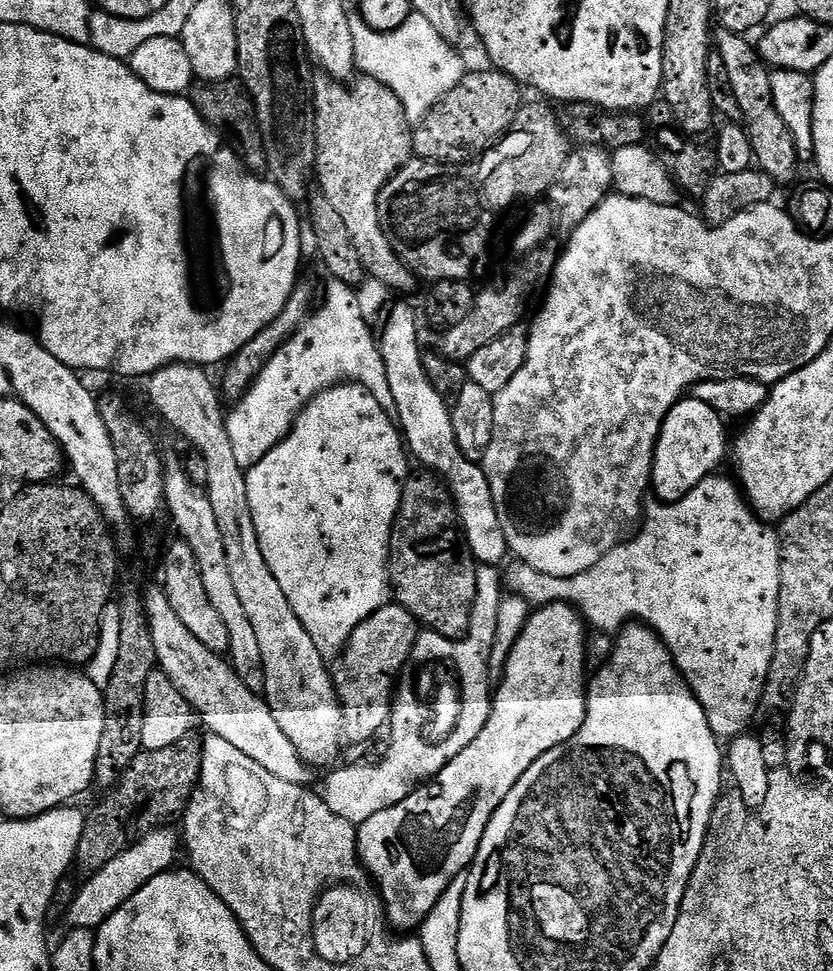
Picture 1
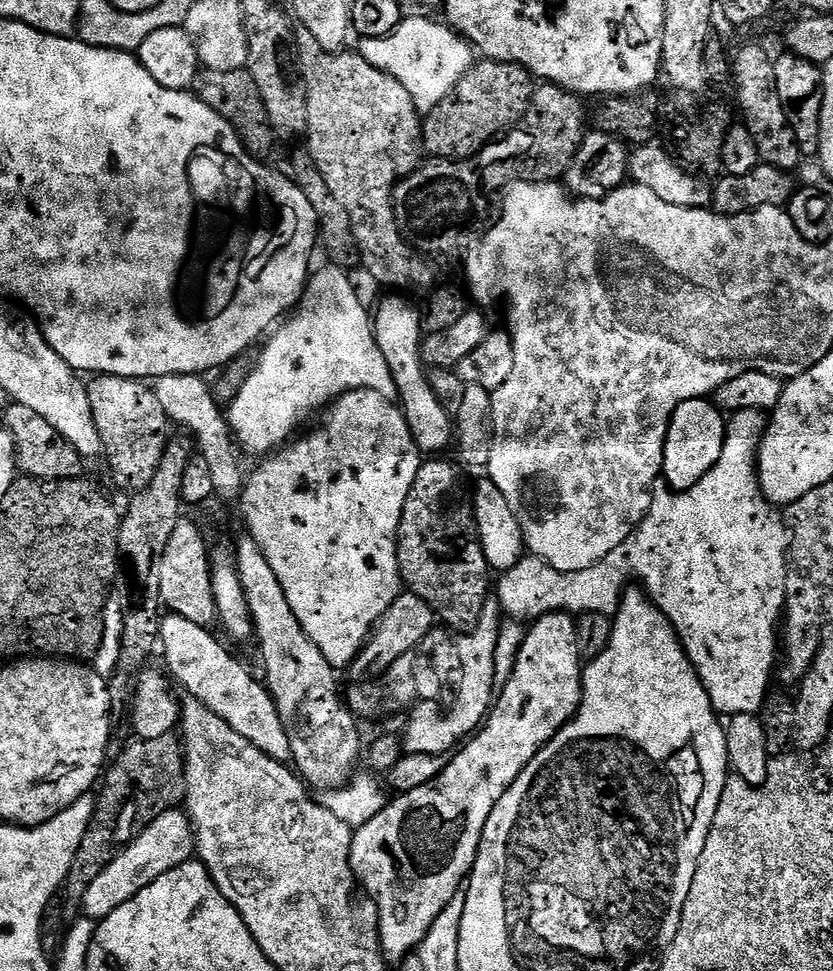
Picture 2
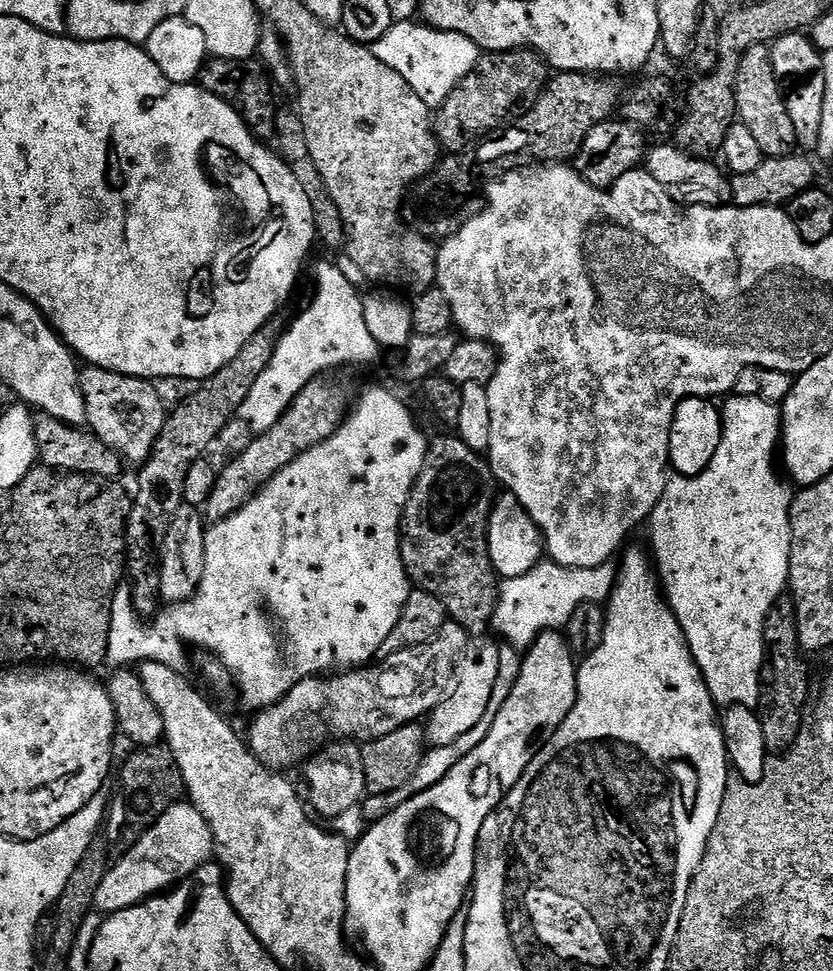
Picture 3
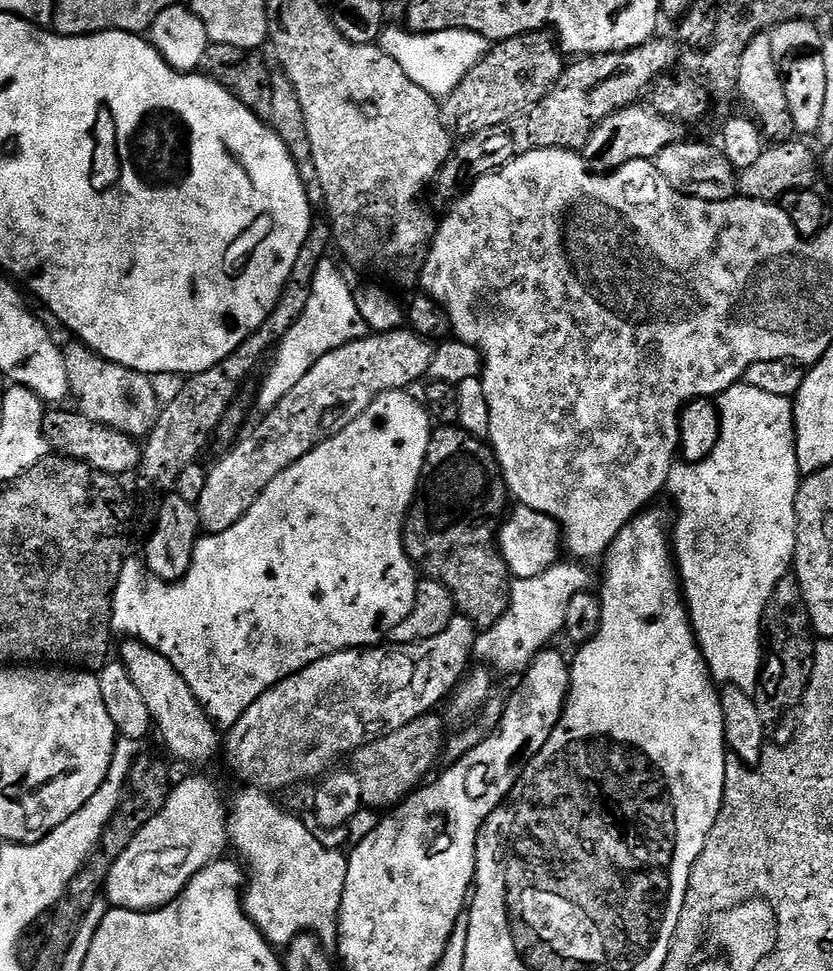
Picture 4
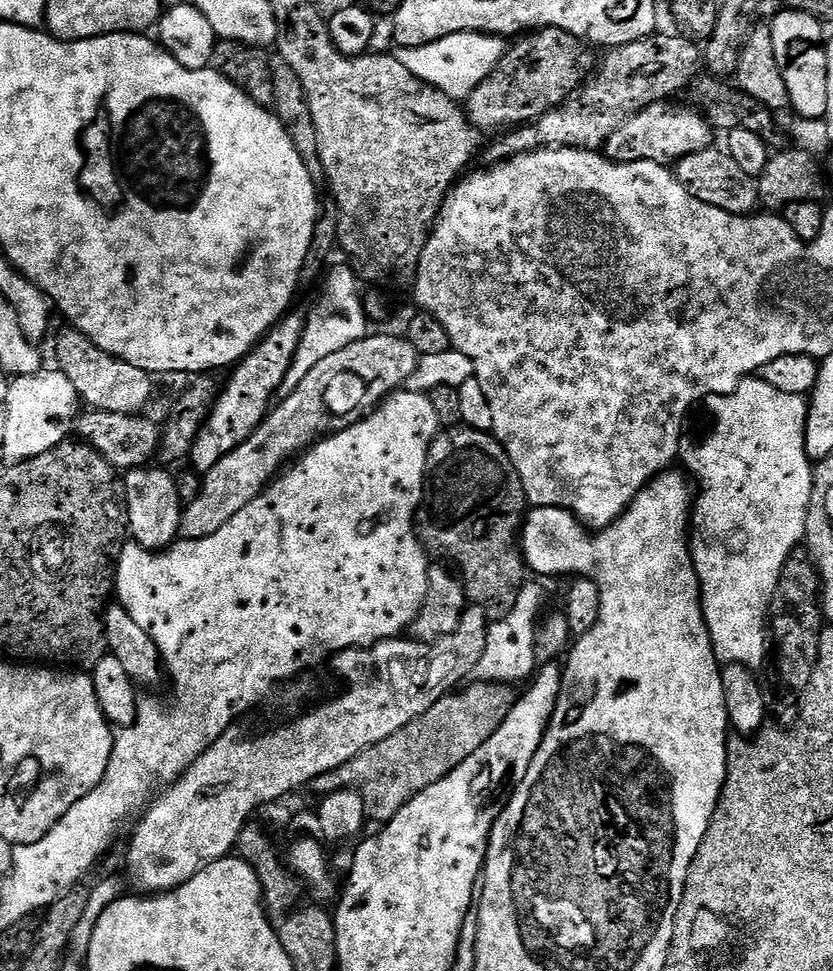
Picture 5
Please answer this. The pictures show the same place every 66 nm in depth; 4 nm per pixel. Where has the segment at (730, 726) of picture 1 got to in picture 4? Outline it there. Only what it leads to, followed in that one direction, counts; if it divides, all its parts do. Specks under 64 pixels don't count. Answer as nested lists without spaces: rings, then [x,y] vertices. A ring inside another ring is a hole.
[[[746,383],[730,386],[714,400],[716,410],[720,413],[720,432],[716,436],[714,450],[704,460],[693,463],[688,468],[673,466],[668,475],[667,495],[672,495],[676,508],[680,513],[676,516],[676,525],[670,528],[670,551],[674,557],[680,587],[684,593],[684,602],[688,605],[688,616],[692,620],[692,629],[696,635],[696,645],[704,656],[706,666],[717,685],[737,688],[749,694],[755,693],[756,683],[762,680],[762,661],[766,652],[762,647],[762,625],[764,611],[778,586],[778,582],[789,575],[796,559],[796,499],[802,483],[802,473],[798,466],[796,453],[796,419],[792,413],[793,401],[787,396],[766,394],[766,390],[758,390],[758,386]],[[557,562],[542,574],[525,580],[513,579],[508,590],[508,608],[490,629],[481,631],[476,638],[475,655],[492,668],[512,676],[527,672],[536,655],[545,651],[548,644],[564,631],[566,610],[574,594],[589,591],[588,572],[583,563]]]

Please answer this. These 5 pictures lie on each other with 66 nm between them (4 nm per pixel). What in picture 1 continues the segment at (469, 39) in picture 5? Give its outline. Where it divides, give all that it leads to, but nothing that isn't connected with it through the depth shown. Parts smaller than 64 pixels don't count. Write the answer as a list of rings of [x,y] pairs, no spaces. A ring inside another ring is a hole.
[[[349,15],[350,34],[354,34],[354,54],[356,55],[357,69],[365,77],[378,80],[385,84],[402,102],[404,113],[408,115],[409,121],[418,122],[428,113],[433,106],[454,86],[458,86],[460,79],[466,75],[466,67],[460,61],[460,56],[455,52],[453,45],[440,35],[426,18],[418,15],[411,15],[408,21],[402,26],[398,26],[393,32],[376,32],[358,15]]]

